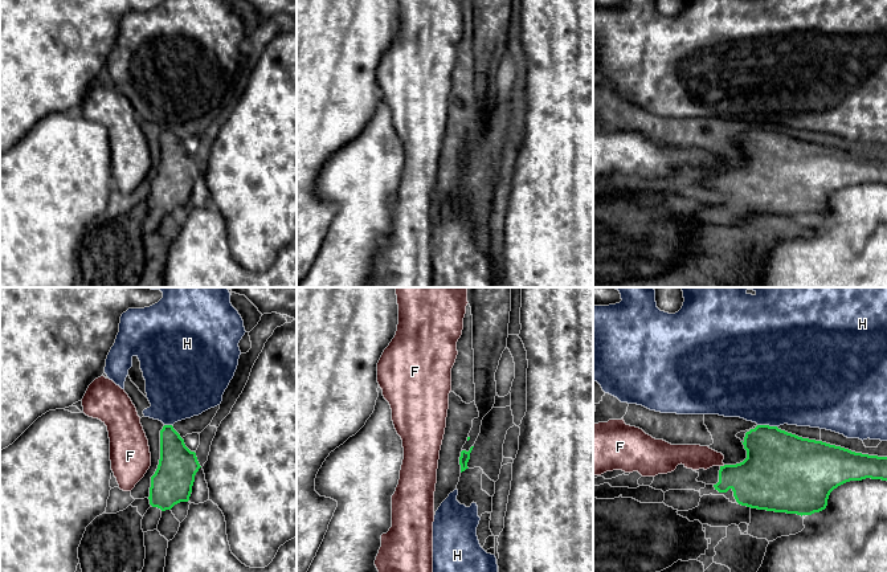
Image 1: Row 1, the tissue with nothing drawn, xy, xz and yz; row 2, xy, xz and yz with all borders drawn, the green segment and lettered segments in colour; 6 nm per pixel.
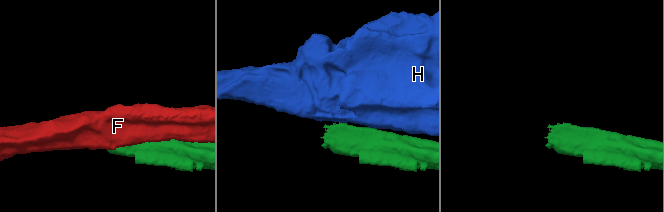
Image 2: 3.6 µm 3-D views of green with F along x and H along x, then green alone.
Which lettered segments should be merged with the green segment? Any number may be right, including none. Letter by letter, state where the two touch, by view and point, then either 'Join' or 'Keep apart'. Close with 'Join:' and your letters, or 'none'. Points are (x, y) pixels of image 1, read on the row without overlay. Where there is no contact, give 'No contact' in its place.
F: Touches green at yz (722, 170). Keep apart
H: Touches green at yz (767, 129). Keep apart
Join: none

